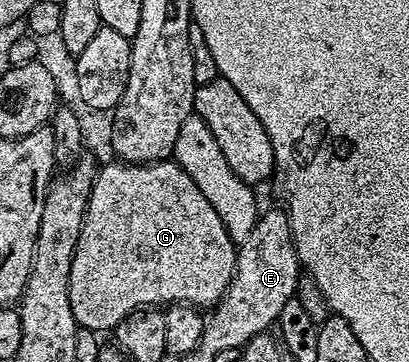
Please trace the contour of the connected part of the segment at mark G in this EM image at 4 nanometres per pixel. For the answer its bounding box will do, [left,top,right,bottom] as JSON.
[69,161,237,333]

